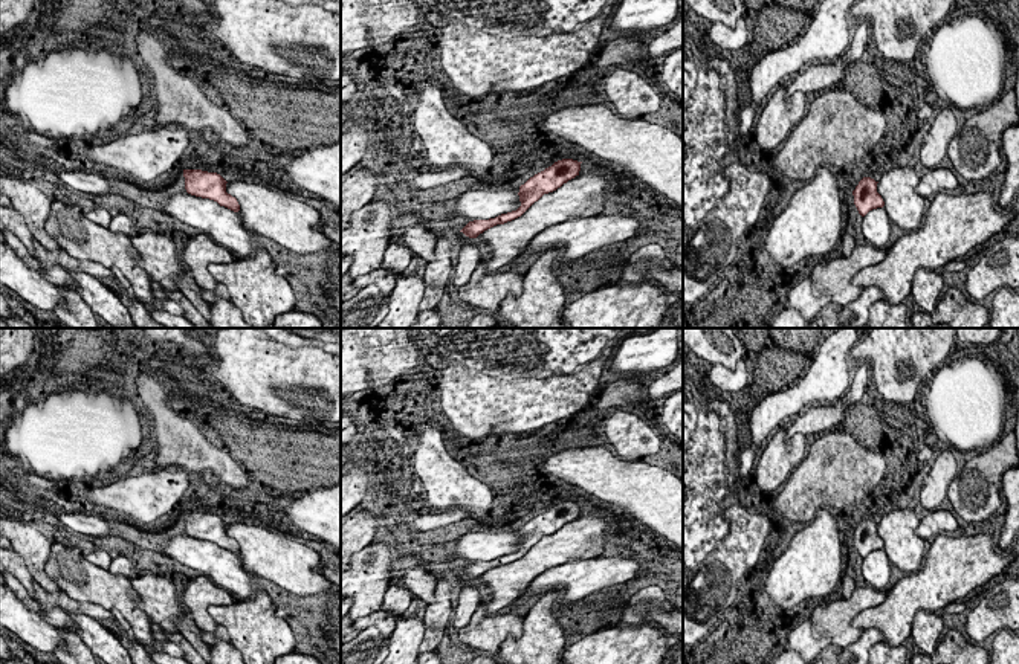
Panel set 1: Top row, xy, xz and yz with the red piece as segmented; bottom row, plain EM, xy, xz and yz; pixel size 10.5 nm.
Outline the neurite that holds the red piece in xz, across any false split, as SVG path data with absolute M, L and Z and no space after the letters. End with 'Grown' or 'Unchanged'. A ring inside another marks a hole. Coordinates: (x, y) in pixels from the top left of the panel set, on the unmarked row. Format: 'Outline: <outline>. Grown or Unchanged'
Outline: M562 501L555 504L552 508L535 516L524 527L519 528L518 537L521 548L516 553L501 556L489 562L469 563L460 574L463 574L469 580L477 580L480 575L497 566L504 566L521 559L544 536L556 533L564 525L579 517L581 505L582 504L573 501Z. Unchanged

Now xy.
Outline: M183 511L185 531L188 536L217 543L234 554L240 553L235 539L226 534L226 522L217 514L202 511Z. Unchanged

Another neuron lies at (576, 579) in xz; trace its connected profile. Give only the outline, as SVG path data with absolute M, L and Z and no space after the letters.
M629 554L626 557L614 556L570 560L538 575L510 606L515 611L535 594L553 589L564 594L564 597L558 600L558 604L576 601L599 589L632 580L639 568L639 562Z

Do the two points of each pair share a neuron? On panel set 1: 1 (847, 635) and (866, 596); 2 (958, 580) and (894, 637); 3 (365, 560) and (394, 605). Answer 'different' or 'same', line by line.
1: same
2: same
3: different

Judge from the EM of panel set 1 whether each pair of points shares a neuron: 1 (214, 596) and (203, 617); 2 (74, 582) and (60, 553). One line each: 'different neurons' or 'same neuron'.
1: same neuron
2: same neuron

